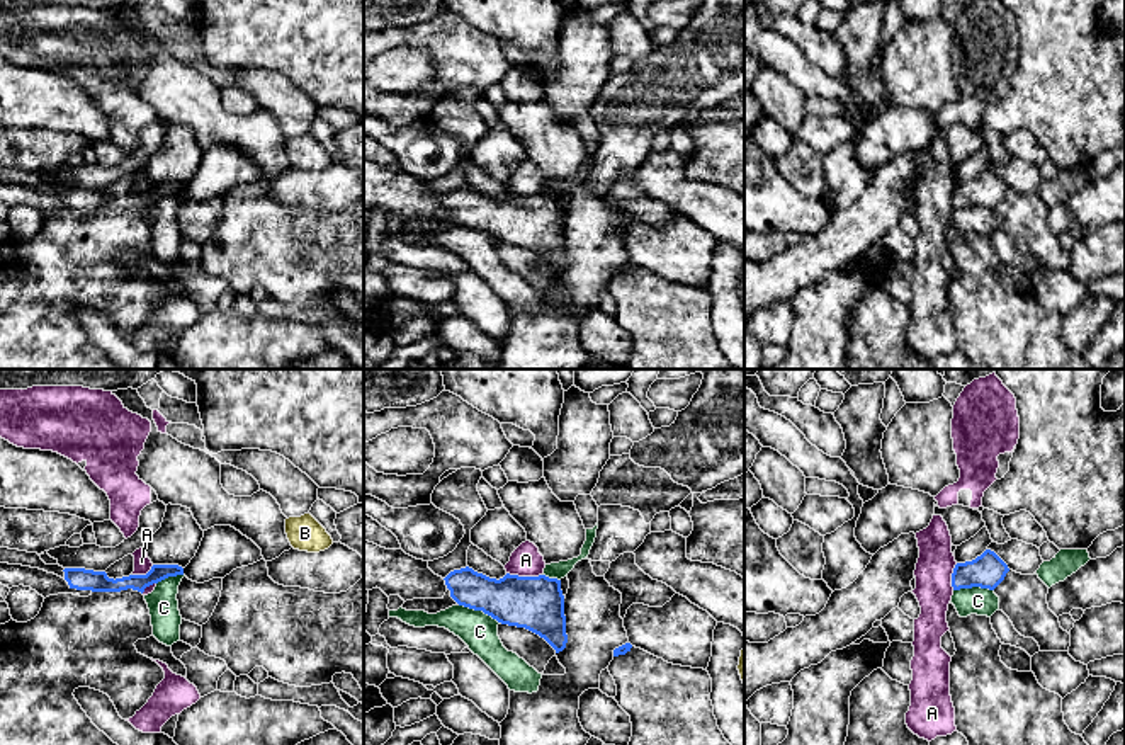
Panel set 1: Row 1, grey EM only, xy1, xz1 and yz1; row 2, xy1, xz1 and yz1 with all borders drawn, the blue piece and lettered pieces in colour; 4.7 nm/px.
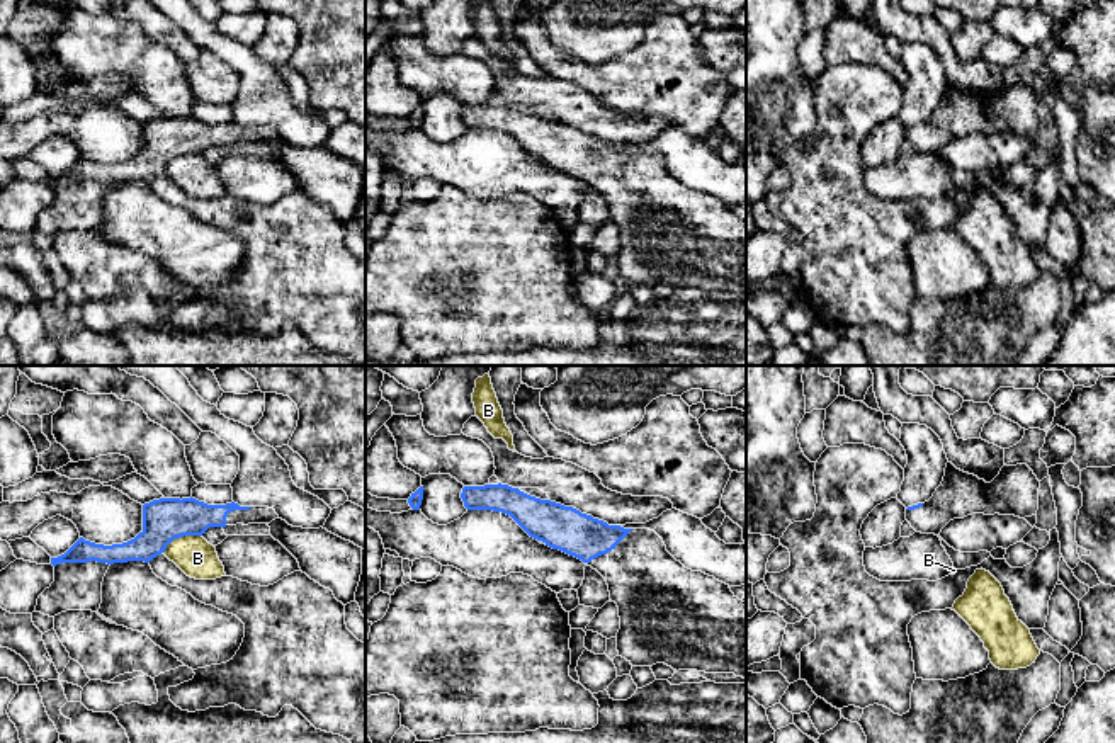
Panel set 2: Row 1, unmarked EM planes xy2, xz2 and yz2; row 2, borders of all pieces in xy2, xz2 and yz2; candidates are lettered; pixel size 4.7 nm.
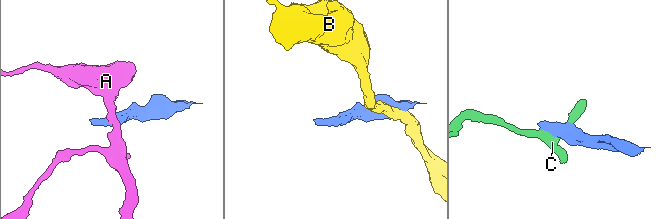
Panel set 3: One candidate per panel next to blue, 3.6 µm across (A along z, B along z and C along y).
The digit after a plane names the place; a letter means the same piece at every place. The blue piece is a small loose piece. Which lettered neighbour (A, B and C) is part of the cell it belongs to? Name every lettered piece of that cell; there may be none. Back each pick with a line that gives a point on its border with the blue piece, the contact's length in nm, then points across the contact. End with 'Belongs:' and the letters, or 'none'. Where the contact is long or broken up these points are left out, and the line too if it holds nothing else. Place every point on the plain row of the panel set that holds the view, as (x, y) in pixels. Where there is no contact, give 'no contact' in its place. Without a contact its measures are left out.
Belongs: none

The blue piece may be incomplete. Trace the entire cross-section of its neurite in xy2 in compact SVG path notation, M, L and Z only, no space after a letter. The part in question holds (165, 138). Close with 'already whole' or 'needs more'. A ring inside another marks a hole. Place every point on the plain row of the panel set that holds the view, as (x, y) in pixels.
M160 117L143 124L143 150L122 163L95 163L80 156L65 173L51 177L61 182L150 182L165 172L167 165L184 155L202 155L209 146L236 143L270 143L279 138L269 126L207 124L195 117Z | needs more

